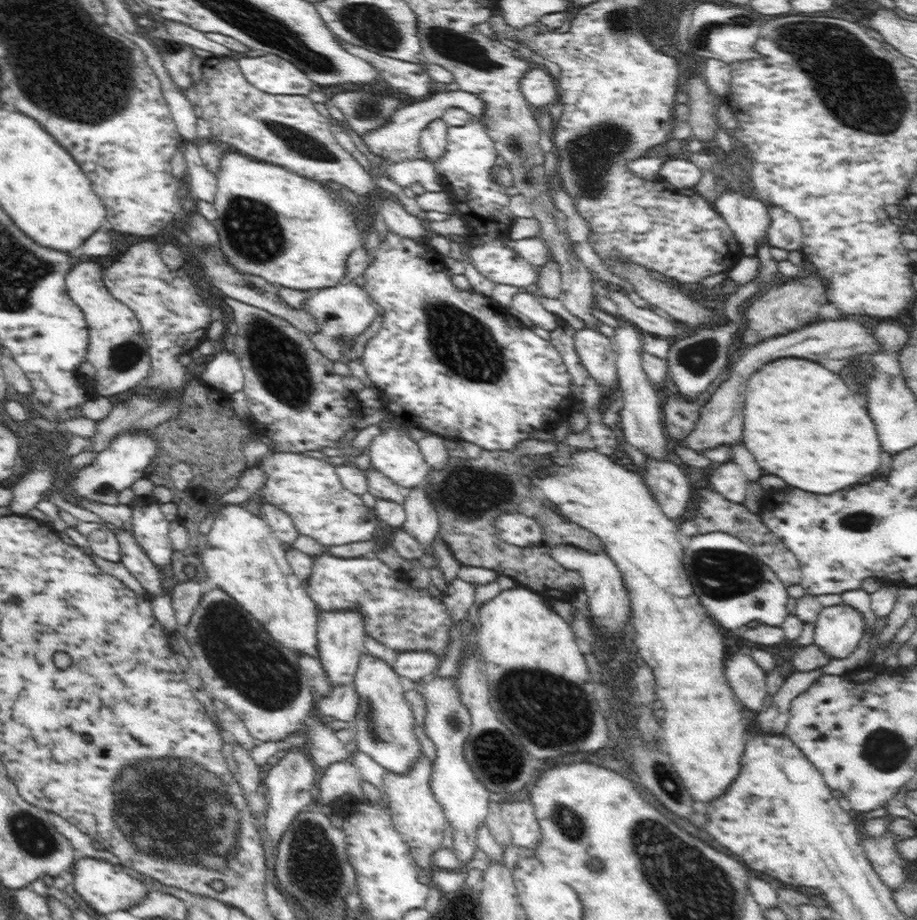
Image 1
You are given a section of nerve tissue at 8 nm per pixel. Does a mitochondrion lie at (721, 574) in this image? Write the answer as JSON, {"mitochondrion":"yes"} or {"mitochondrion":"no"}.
{"mitochondrion":"yes"}

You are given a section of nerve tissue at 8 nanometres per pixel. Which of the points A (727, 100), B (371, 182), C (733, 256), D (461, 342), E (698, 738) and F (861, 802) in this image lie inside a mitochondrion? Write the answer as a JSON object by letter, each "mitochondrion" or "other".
{"A":"other","B":"other","C":"other","D":"mitochondrion","E":"other","F":"other"}

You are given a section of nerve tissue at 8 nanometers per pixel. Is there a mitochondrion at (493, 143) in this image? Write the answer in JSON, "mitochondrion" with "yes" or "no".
{"mitochondrion":"no"}

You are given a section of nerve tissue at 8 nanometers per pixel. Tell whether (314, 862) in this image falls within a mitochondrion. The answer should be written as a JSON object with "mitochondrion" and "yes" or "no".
{"mitochondrion":"yes"}

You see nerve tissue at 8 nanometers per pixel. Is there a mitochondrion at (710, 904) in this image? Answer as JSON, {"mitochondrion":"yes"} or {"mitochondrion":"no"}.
{"mitochondrion":"yes"}

